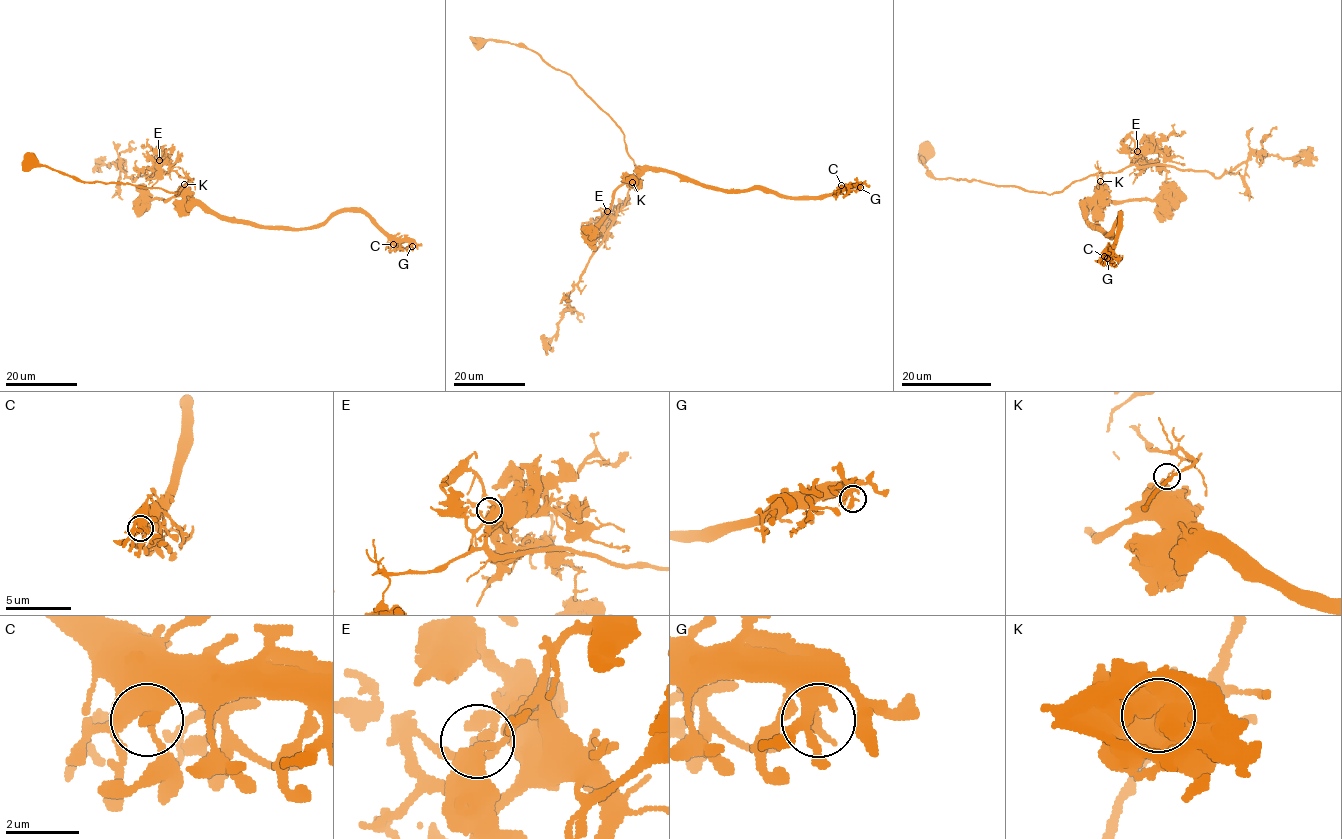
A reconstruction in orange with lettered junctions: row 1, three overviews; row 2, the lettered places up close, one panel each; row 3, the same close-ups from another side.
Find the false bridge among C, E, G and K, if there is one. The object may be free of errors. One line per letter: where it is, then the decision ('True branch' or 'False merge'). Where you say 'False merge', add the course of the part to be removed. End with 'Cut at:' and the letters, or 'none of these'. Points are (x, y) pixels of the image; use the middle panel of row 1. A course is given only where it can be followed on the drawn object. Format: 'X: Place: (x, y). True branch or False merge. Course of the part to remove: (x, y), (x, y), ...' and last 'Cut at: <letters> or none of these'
C: Place: (841, 185). True branch
E: Place: (607, 211). True branch
G: Place: (860, 187). True branch
K: Place: (632, 182). False merge. Course of the part to remove: (632, 182), (635, 184), (639, 169), (626, 151), (623, 132), (568, 74), (521, 45), (490, 40), (472, 42)
Cut at: K

